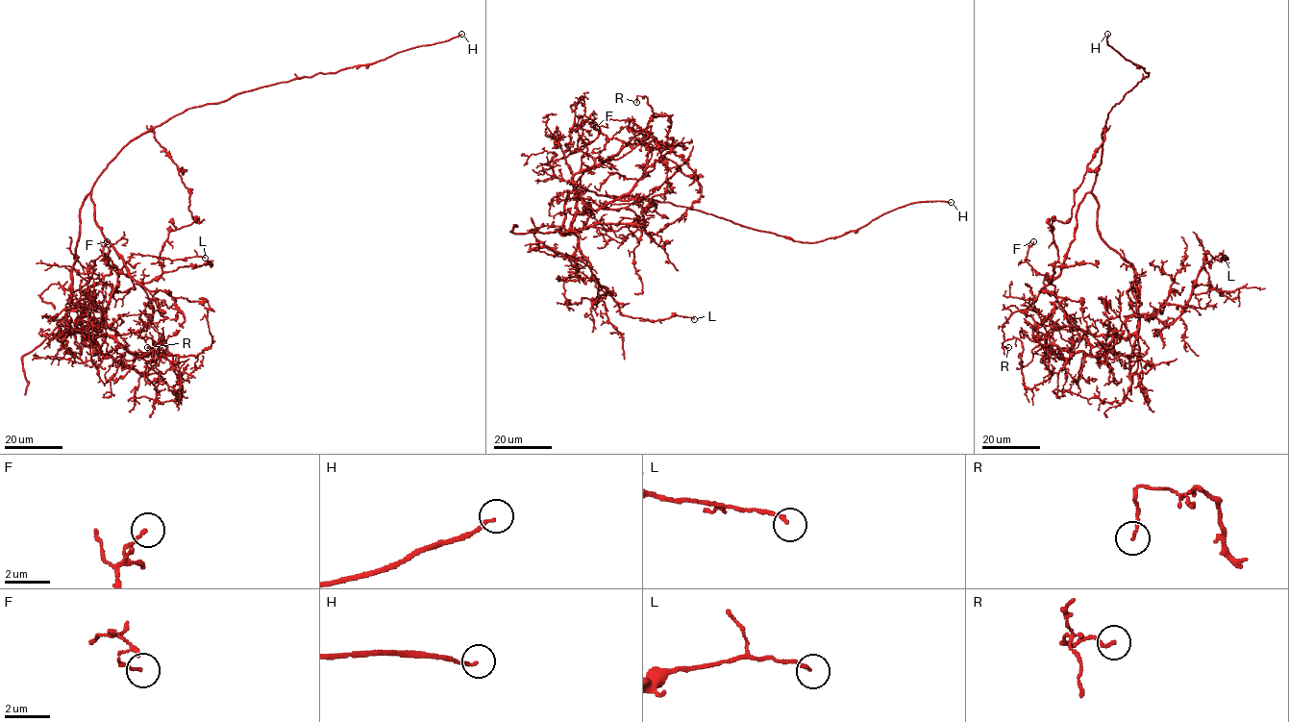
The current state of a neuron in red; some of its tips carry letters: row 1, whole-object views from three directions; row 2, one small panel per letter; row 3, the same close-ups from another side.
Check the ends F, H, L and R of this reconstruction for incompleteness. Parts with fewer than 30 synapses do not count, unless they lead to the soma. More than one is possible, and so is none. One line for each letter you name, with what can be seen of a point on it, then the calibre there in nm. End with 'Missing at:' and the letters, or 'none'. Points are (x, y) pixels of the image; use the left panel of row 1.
H: (461, 34) | 110 nm
Missing at: H

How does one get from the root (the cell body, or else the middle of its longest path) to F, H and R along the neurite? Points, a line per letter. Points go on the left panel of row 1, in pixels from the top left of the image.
F: (91, 192), (71, 282), (85, 337), (106, 324), (86, 292), (110, 273), (107, 241)
H: (91, 192), (102, 171), (131, 140), (187, 109), (319, 72), (368, 65), (394, 53), (461, 34)
R: (91, 192), (72, 267), (76, 328), (161, 354), (182, 388), (163, 337), (147, 347)

